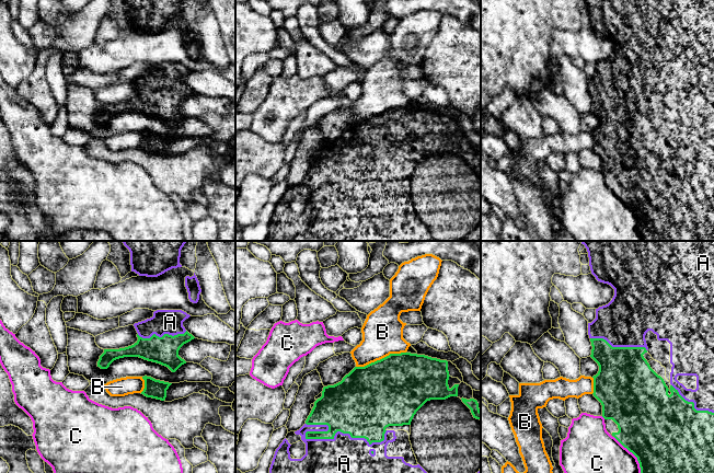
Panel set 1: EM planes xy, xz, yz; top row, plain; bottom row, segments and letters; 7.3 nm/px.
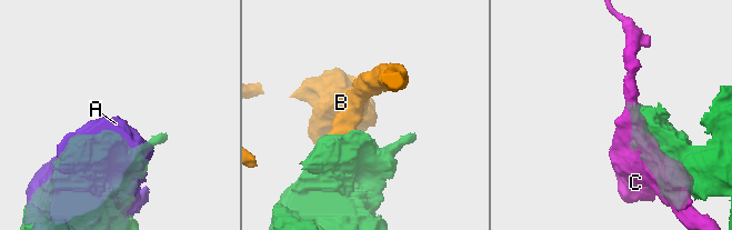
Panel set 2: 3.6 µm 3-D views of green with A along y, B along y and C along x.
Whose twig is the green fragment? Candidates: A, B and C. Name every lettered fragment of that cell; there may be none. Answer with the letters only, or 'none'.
A

